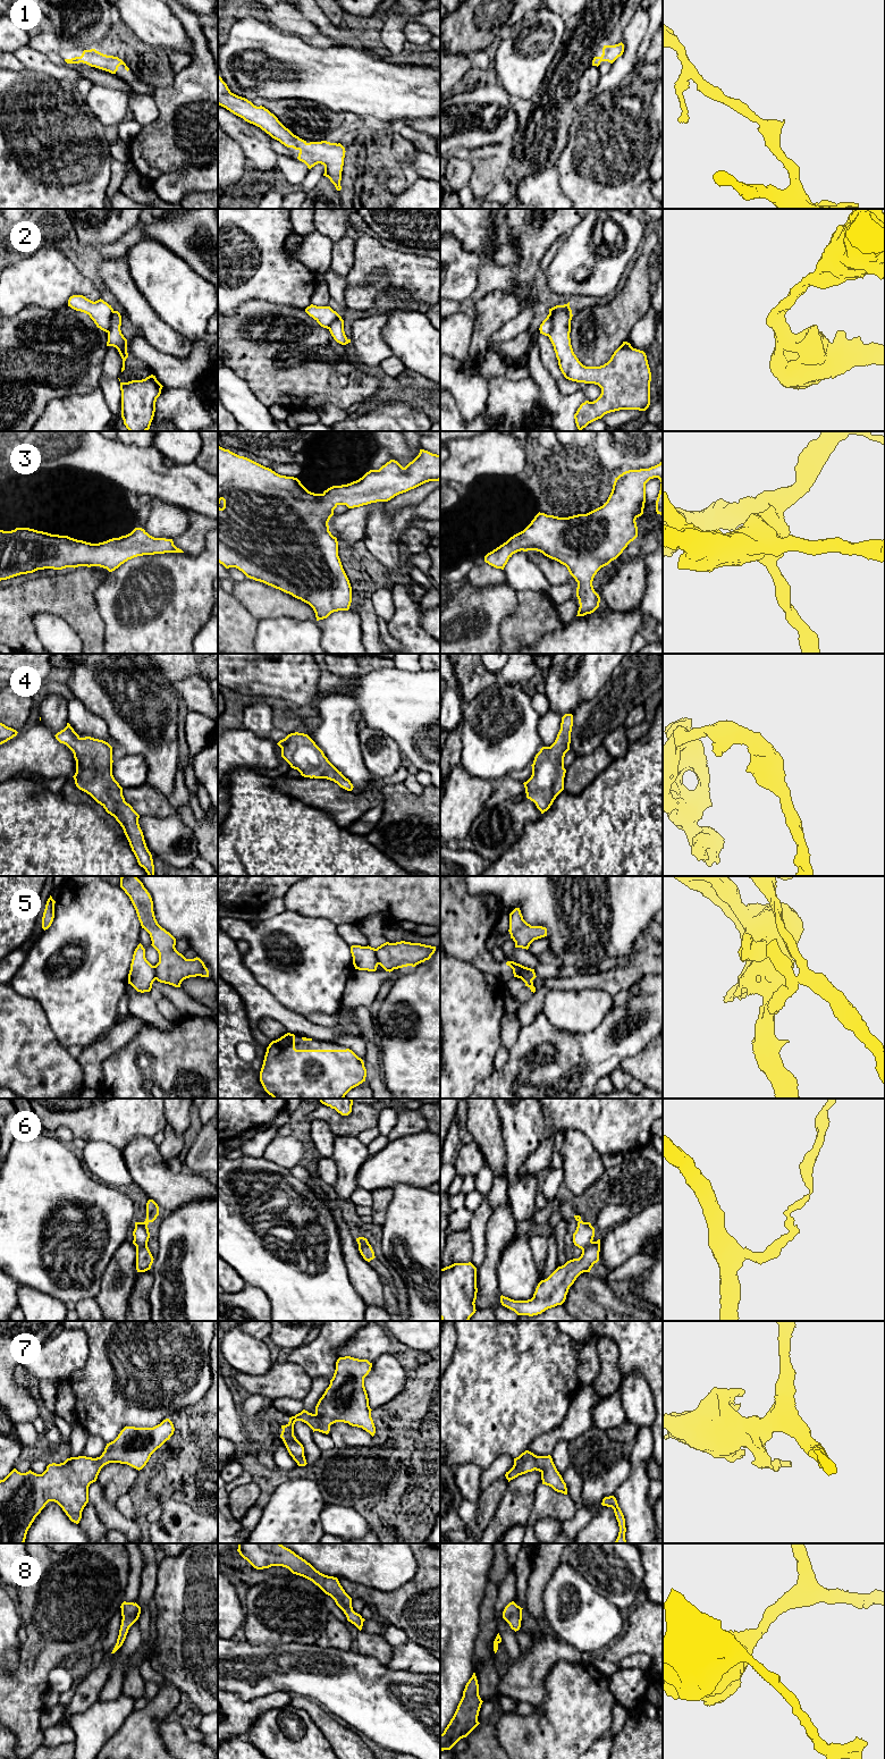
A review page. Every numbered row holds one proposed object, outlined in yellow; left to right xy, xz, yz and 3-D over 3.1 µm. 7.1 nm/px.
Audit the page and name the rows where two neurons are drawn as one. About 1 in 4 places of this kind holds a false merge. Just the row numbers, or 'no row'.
2, 5, 6

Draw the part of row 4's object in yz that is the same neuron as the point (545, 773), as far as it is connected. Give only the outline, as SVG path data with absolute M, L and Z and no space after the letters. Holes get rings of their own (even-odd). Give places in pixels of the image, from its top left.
M573 715L562 717L560 730L550 747L542 747L536 755L531 777L524 782L526 798L543 814L564 790L564 757L570 750Z

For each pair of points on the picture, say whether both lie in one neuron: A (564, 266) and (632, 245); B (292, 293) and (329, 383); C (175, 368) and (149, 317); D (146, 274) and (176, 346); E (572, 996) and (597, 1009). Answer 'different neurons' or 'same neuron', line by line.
A: same neuron
B: different neurons
C: different neurons
D: different neurons
E: same neuron

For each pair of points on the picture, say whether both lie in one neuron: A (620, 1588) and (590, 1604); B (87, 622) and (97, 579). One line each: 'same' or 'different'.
A: different
B: same

